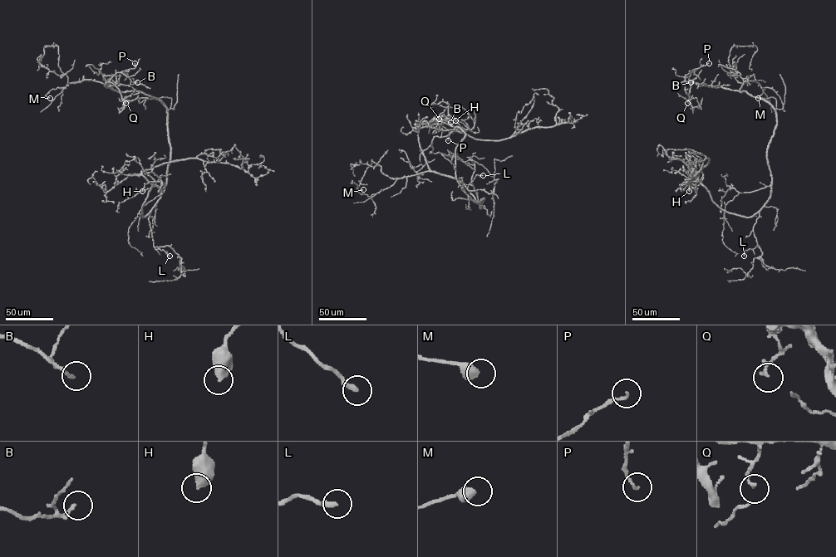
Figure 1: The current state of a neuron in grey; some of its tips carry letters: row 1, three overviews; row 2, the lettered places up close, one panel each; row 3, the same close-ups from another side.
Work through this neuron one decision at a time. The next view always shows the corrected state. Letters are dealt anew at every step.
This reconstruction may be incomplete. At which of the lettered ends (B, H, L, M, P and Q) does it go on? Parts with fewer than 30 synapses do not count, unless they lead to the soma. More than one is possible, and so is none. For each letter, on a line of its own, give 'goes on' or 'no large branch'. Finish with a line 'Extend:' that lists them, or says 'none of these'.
B: no large branch
H: no large branch
L: no large branch
M: no large branch
P: no large branch
Q: no large branch
Extend: none of these

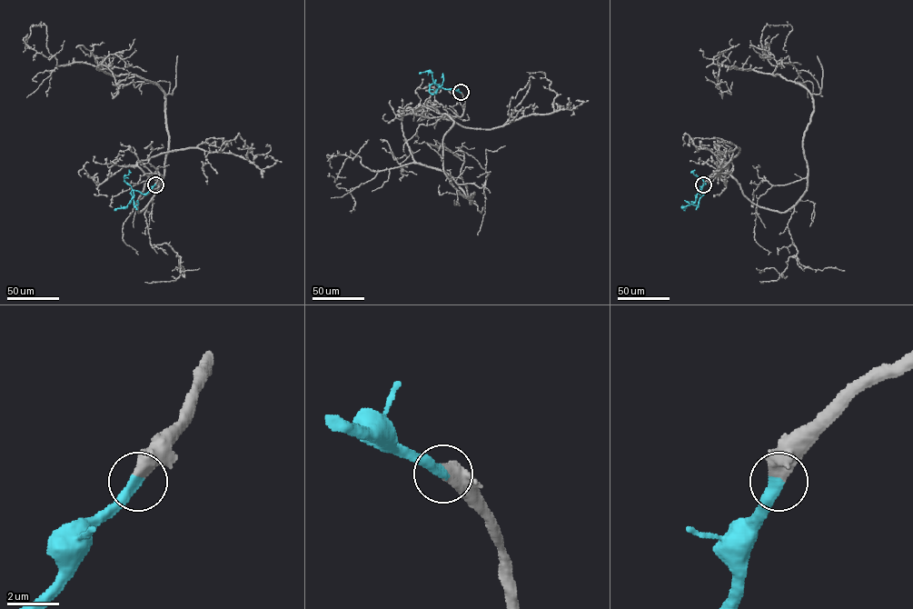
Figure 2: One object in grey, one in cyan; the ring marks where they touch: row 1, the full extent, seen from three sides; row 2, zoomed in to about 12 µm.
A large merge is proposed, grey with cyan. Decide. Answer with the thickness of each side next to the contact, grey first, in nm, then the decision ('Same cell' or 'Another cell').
Thickness 500 nm (grey) against 440 nm. Same cell

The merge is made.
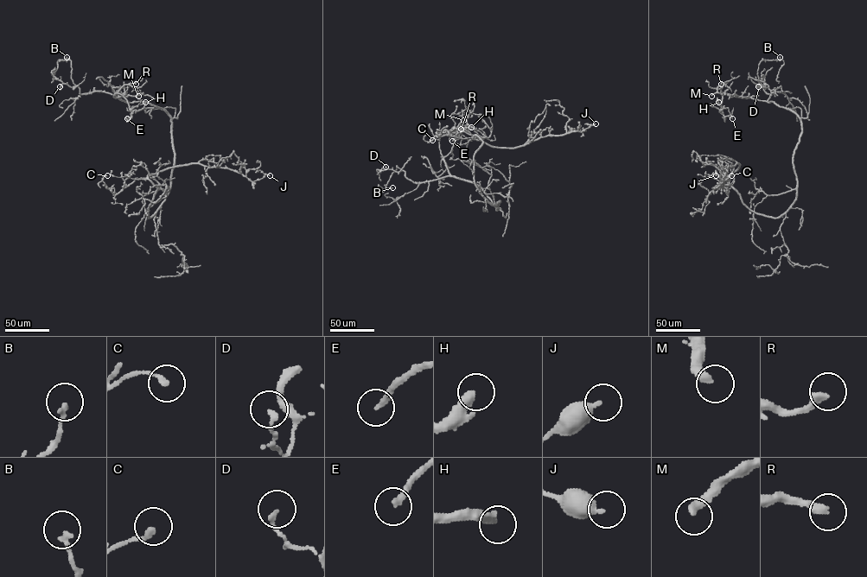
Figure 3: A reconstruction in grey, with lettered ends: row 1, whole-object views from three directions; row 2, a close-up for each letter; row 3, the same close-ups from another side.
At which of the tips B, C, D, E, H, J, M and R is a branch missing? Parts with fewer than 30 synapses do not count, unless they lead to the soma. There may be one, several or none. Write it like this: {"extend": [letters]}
{"extend": ["M"]}

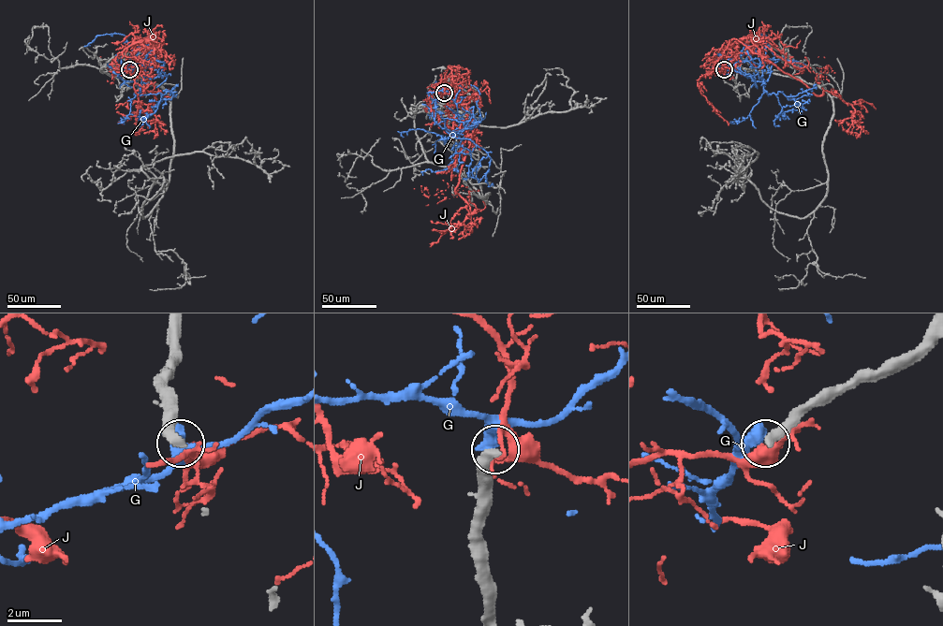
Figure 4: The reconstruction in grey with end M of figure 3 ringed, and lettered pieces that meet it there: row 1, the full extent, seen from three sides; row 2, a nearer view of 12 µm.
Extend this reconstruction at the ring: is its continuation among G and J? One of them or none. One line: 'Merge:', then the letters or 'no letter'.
Merge: no letter

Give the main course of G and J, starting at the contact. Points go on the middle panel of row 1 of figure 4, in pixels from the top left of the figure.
G: (444, 93), (428, 93), (434, 121), (454, 132), (451, 138), (470, 138), (487, 152), (469, 172), (469, 152)
J: (444, 93), (439, 83), (436, 98), (464, 102), (474, 124), (455, 190), (471, 223), (462, 208), (450, 226)

